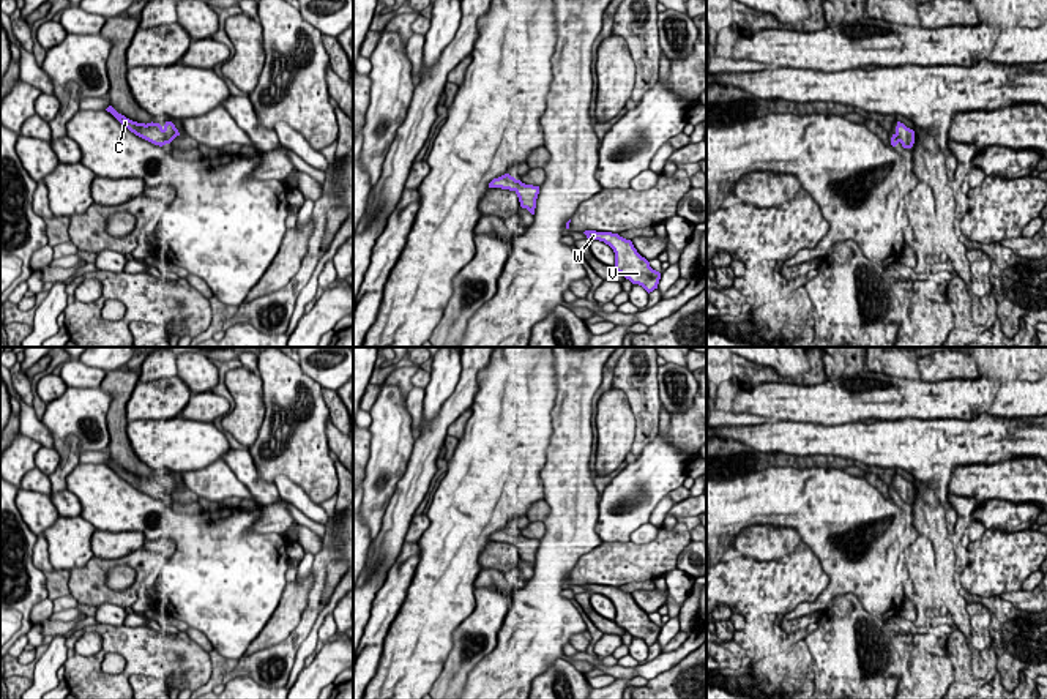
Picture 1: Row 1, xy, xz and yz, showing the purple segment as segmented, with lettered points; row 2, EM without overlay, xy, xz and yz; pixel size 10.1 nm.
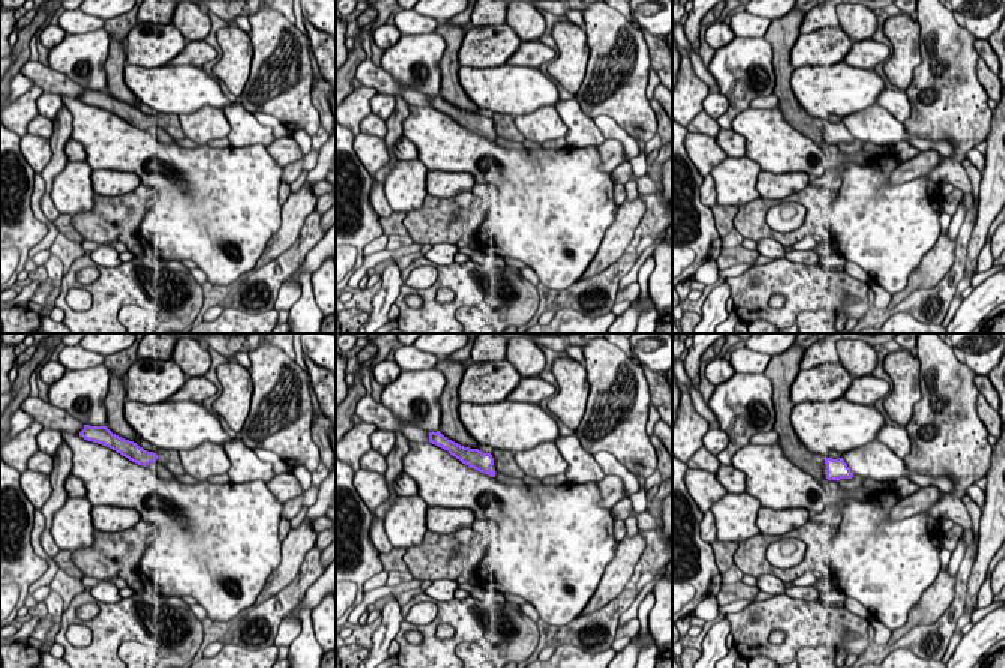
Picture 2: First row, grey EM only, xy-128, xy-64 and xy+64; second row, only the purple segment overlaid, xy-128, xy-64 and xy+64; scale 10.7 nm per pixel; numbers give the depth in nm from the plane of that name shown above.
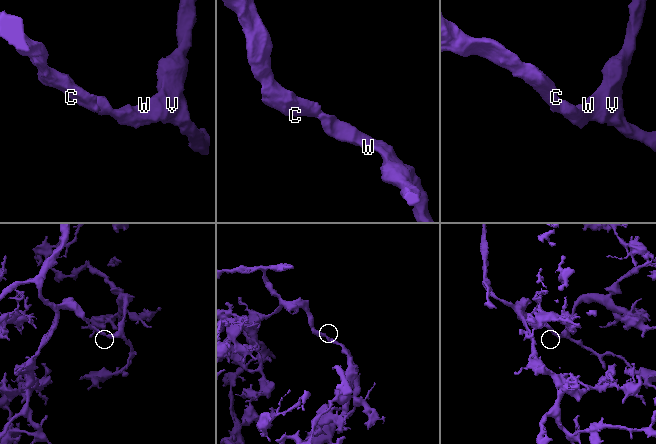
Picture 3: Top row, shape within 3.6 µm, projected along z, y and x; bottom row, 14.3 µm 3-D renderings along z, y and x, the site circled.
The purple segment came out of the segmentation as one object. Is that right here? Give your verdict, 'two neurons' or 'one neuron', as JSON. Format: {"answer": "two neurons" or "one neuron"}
{"answer": "one neuron"}

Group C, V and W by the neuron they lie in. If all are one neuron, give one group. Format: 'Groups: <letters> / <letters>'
Groups: C V W

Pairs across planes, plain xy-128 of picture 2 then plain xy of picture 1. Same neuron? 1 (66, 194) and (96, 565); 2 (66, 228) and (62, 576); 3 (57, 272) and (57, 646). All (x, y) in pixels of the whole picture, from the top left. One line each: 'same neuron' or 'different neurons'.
1: different neurons
2: same neuron
3: same neuron

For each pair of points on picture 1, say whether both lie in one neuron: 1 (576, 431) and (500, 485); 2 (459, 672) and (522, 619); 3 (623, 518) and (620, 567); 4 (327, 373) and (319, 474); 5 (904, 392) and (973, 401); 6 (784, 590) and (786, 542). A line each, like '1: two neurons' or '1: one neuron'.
1: two neurons
2: two neurons
3: two neurons
4: two neurons
5: one neuron
6: two neurons

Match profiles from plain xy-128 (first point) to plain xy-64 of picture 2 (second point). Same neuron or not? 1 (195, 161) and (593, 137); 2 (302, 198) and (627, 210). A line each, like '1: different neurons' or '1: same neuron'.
1: same neuron
2: same neuron

